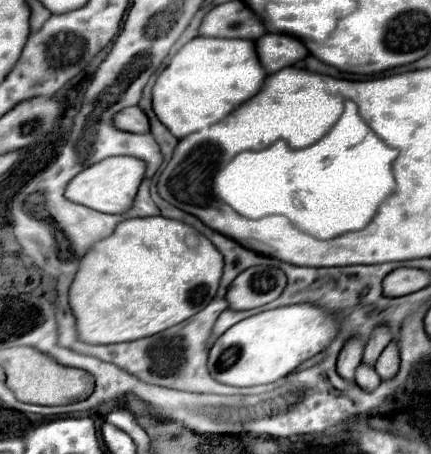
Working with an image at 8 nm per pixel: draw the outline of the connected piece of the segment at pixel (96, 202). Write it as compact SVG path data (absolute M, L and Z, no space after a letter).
M111 157L83 169L83 173L73 177L71 183L67 185L65 197L101 213L113 213L113 215L125 213L127 209L131 209L143 177L145 177L145 163L141 159Z

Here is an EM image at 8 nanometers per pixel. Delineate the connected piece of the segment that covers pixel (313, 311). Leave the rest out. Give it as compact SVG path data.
M295 303L251 315L215 341L209 353L209 371L213 379L235 387L275 383L329 347L340 326L333 319L336 317L327 309L311 303Z

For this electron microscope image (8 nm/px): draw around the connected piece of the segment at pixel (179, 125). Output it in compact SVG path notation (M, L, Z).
M195 37L179 49L169 67L159 75L153 87L153 111L177 139L183 139L215 125L221 117L249 101L249 97L255 97L265 77L267 73L259 63L253 41Z

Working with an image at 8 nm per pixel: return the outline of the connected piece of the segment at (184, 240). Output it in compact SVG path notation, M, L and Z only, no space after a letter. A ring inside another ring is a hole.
M143 217L121 221L113 235L93 245L69 289L69 305L77 319L77 335L83 343L107 345L157 335L199 313L215 297L223 273L223 257L197 229L167 217Z

